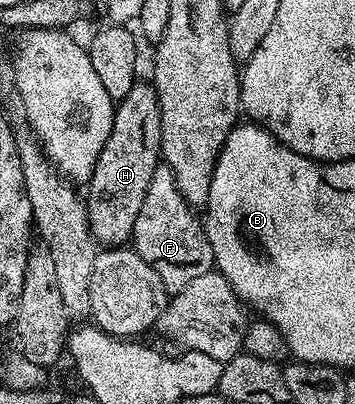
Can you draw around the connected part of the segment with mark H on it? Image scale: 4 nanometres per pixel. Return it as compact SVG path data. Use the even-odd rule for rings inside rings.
M133 83L124 99L118 101L111 132L85 186L88 226L94 240L104 247L122 247L132 239L148 183L160 161L162 126L157 91L152 83L141 83Z

